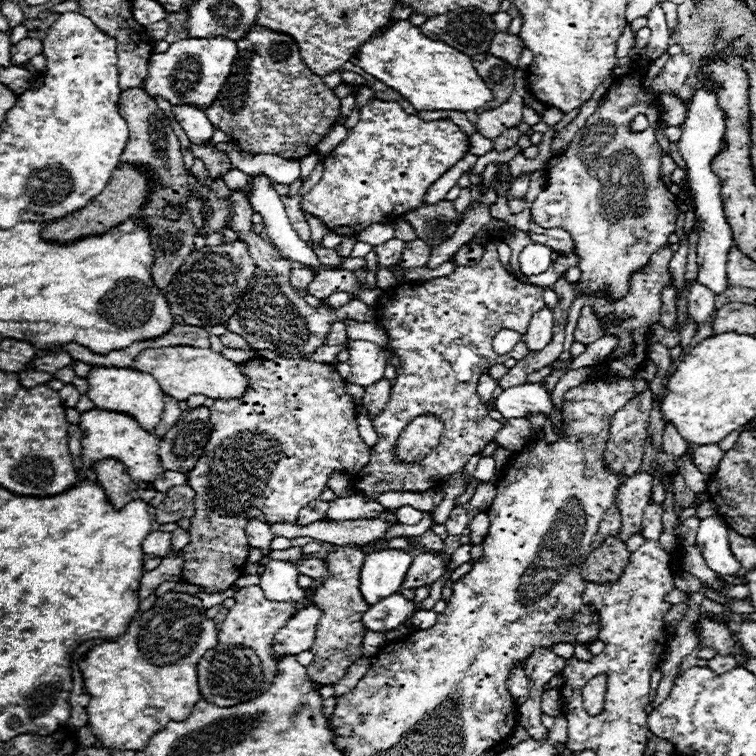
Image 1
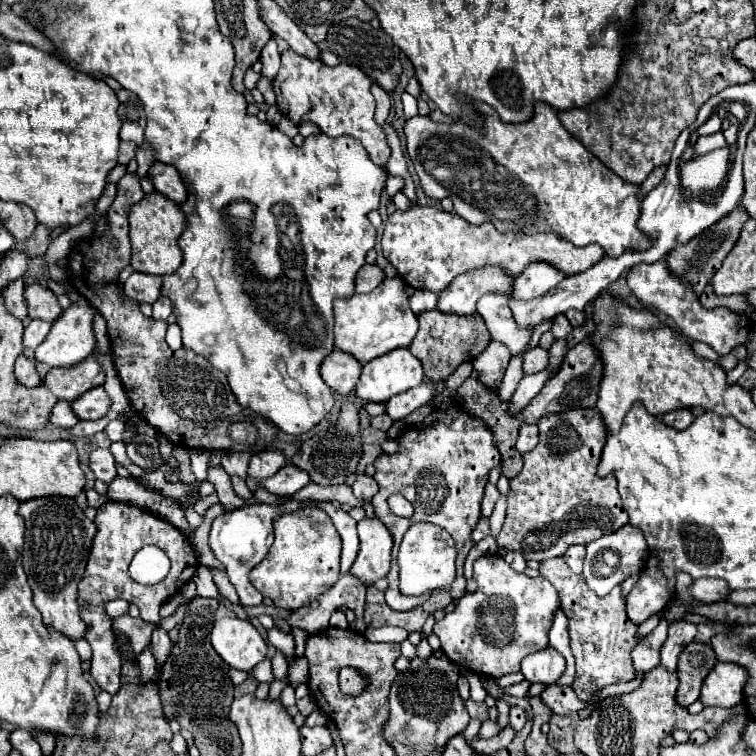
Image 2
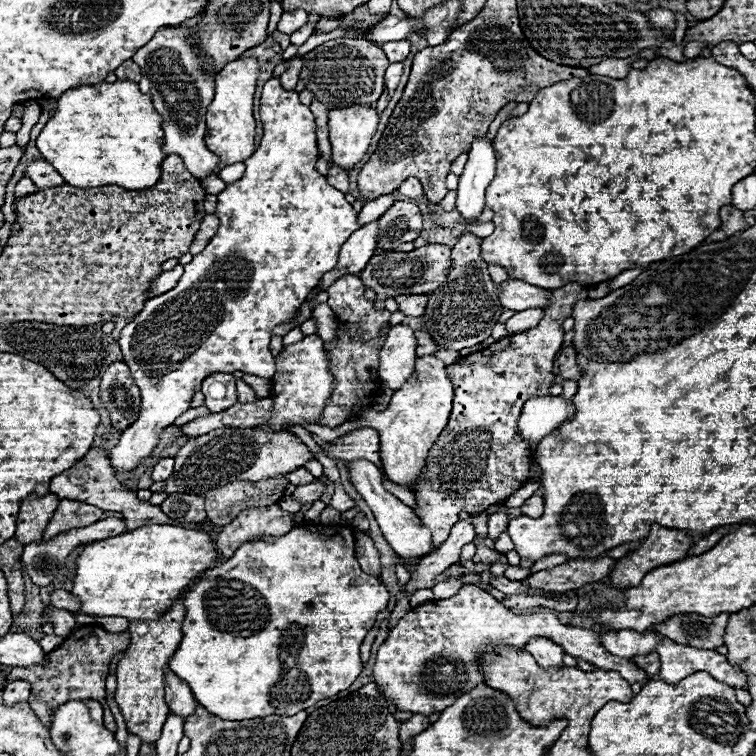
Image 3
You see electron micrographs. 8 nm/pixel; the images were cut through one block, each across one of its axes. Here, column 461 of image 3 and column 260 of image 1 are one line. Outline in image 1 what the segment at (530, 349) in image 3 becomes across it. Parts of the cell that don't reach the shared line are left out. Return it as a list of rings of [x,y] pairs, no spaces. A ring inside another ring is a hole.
[[[252,358],[246,360],[244,364],[240,364],[240,368],[244,368],[244,374],[252,380],[252,388],[248,388],[248,392],[240,398],[240,400],[216,400],[214,406],[210,408],[210,422],[212,422],[212,434],[208,444],[204,446],[204,452],[200,456],[200,460],[196,462],[196,466],[186,474],[188,478],[188,486],[194,490],[194,510],[196,514],[190,518],[190,528],[188,528],[188,546],[182,548],[182,556],[184,556],[184,566],[182,566],[182,574],[180,578],[188,584],[200,586],[204,592],[214,594],[214,592],[226,592],[230,586],[234,586],[234,582],[238,580],[238,576],[242,576],[242,570],[246,566],[246,558],[248,558],[248,540],[244,534],[244,526],[248,524],[248,512],[250,510],[260,510],[264,514],[264,522],[266,524],[276,524],[276,522],[290,522],[294,524],[298,520],[300,510],[310,504],[312,500],[320,498],[322,488],[328,482],[330,472],[338,470],[338,472],[352,472],[356,474],[364,464],[368,464],[370,460],[370,446],[364,444],[364,440],[358,434],[358,422],[356,422],[356,414],[354,414],[354,404],[352,398],[346,394],[344,390],[344,378],[334,370],[334,366],[330,364],[320,364],[320,362],[310,362],[310,360],[288,360],[288,358],[276,358],[276,360],[262,360],[262,358]]]

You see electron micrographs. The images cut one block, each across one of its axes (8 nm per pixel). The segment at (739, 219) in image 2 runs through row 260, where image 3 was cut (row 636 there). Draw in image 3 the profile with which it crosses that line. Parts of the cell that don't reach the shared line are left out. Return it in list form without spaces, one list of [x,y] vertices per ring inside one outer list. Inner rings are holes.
[[[692,612],[692,614],[670,616],[664,622],[654,624],[652,628],[658,634],[662,634],[662,636],[674,640],[674,642],[714,650],[716,646],[724,644],[726,620],[728,620],[728,614],[706,618],[706,616]]]

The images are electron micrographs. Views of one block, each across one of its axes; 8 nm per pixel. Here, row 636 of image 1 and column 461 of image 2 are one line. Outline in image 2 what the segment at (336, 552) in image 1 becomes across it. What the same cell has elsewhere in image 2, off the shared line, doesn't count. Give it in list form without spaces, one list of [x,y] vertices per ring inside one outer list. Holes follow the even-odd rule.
[[[426,310],[418,314],[418,322],[420,330],[410,346],[410,352],[422,362],[428,380],[446,380],[462,362],[474,360],[490,344],[490,334],[486,332],[486,324],[478,314],[458,316],[438,310]]]

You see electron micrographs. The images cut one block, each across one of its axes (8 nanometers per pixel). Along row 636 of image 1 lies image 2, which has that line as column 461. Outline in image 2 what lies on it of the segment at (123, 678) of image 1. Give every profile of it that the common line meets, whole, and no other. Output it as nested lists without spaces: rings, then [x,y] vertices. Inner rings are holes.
[[[476,102],[474,108],[482,114],[484,118],[484,126],[482,130],[474,128],[472,124],[466,124],[462,120],[456,120],[454,124],[442,124],[442,122],[434,122],[430,120],[430,116],[414,116],[414,118],[408,118],[404,122],[404,134],[408,138],[408,156],[410,160],[414,162],[414,170],[420,178],[420,186],[424,190],[426,196],[430,198],[436,198],[436,200],[442,200],[442,198],[450,198],[452,204],[454,204],[454,212],[468,220],[470,224],[484,224],[484,222],[492,222],[498,230],[504,230],[504,232],[522,232],[522,234],[538,234],[538,232],[556,232],[558,236],[570,240],[572,244],[576,246],[588,246],[592,242],[600,244],[608,256],[620,256],[626,248],[634,248],[634,250],[642,250],[646,248],[646,244],[650,244],[650,240],[646,240],[646,236],[642,236],[638,230],[636,230],[636,222],[638,222],[638,212],[640,212],[640,198],[638,198],[638,184],[628,184],[624,182],[620,176],[616,176],[614,172],[610,172],[610,168],[606,168],[590,150],[584,148],[584,144],[574,138],[560,122],[558,114],[548,106],[548,104],[542,104],[542,102],[536,102],[534,104],[534,114],[528,122],[520,122],[520,124],[506,124],[500,120],[500,116],[494,112],[494,108],[490,108],[488,104],[484,102]]]

